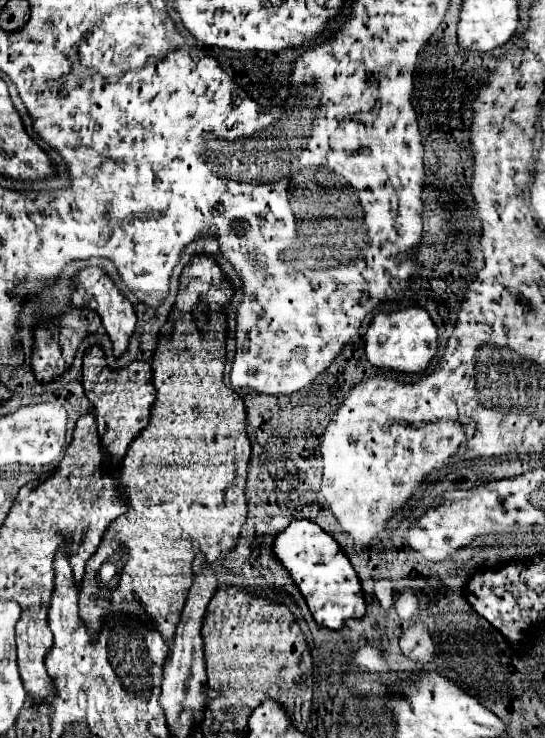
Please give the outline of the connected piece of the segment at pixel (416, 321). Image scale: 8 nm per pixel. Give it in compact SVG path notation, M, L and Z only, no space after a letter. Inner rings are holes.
M407 308L393 314L377 314L365 334L365 356L381 370L401 372L401 374L421 374L431 366L437 354L437 328L429 314L421 308Z

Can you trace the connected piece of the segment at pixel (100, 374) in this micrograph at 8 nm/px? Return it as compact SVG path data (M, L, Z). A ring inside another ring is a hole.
M91 346L83 356L83 386L85 394L95 410L101 444L109 454L113 454L113 462L121 462L127 452L129 442L149 424L151 408L157 396L153 386L153 372L149 362L133 360L121 370L111 370L105 360L105 352L101 346Z

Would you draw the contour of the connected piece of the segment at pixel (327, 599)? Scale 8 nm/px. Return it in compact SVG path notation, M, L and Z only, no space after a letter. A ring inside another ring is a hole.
M293 520L289 528L277 534L273 544L277 560L289 570L295 584L299 586L301 594L307 600L307 606L319 626L341 630L345 628L345 620L349 618L363 618L365 616L365 598L361 590L361 582L357 572L353 570L347 554L341 546L323 532L311 520Z

